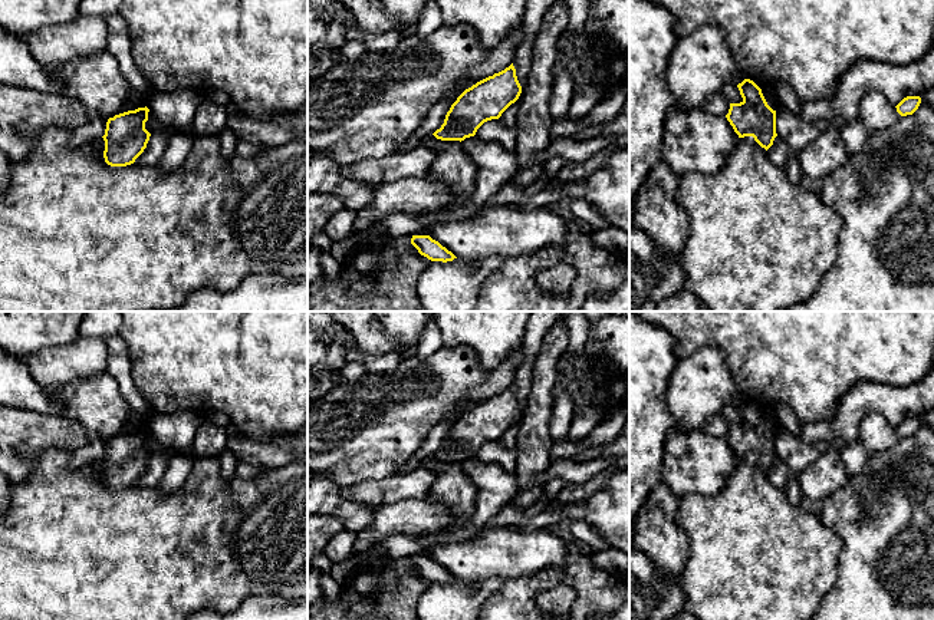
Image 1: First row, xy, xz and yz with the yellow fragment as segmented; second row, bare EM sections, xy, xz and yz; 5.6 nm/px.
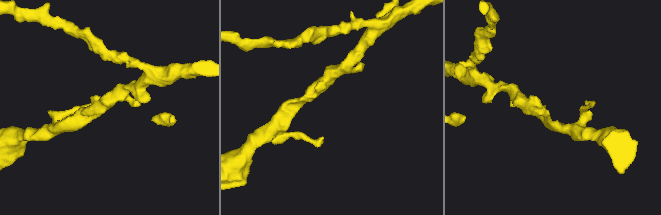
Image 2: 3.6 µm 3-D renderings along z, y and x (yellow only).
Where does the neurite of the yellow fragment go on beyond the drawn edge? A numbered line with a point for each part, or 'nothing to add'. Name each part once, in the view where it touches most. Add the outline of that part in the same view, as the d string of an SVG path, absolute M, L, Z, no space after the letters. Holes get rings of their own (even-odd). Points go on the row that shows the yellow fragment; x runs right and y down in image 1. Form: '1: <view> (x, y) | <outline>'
nothing to add

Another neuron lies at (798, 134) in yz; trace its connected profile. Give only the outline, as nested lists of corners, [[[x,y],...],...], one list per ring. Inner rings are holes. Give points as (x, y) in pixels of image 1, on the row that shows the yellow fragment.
[[[786,108],[776,111],[776,133],[793,154],[806,148],[828,128],[841,128],[845,122],[842,116],[835,116],[831,121],[803,121],[799,113]]]

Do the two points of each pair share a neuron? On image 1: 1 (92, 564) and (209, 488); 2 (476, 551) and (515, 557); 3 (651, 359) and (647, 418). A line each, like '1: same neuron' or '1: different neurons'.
1: same neuron
2: same neuron
3: same neuron

